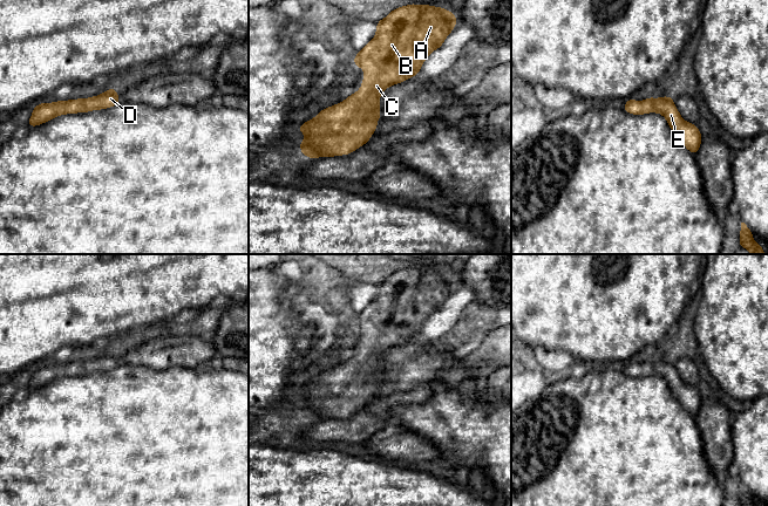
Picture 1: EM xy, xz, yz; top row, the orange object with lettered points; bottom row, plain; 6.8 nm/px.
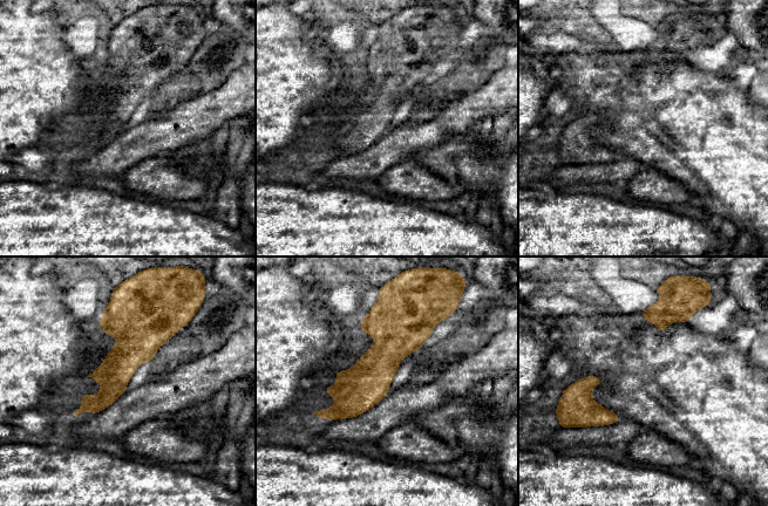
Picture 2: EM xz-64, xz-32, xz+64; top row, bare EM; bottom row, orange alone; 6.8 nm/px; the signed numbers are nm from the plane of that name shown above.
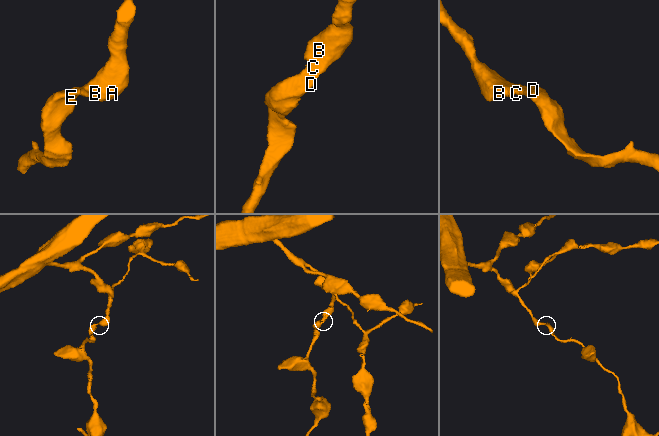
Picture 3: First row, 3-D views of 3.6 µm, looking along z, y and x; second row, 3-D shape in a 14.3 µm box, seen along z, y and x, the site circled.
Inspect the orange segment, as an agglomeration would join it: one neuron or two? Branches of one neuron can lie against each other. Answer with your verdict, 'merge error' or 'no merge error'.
no merge error

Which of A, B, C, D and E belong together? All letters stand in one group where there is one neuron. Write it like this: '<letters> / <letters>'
A B C D E

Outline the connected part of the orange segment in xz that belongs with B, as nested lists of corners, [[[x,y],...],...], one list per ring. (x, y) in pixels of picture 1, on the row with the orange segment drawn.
[[[415,4],[393,9],[376,22],[375,36],[354,56],[354,67],[365,71],[361,88],[347,100],[322,109],[314,118],[298,125],[306,137],[298,143],[303,156],[312,159],[349,155],[366,144],[381,116],[380,94],[390,86],[417,75],[424,60],[443,45],[456,22],[455,14],[444,8]]]

